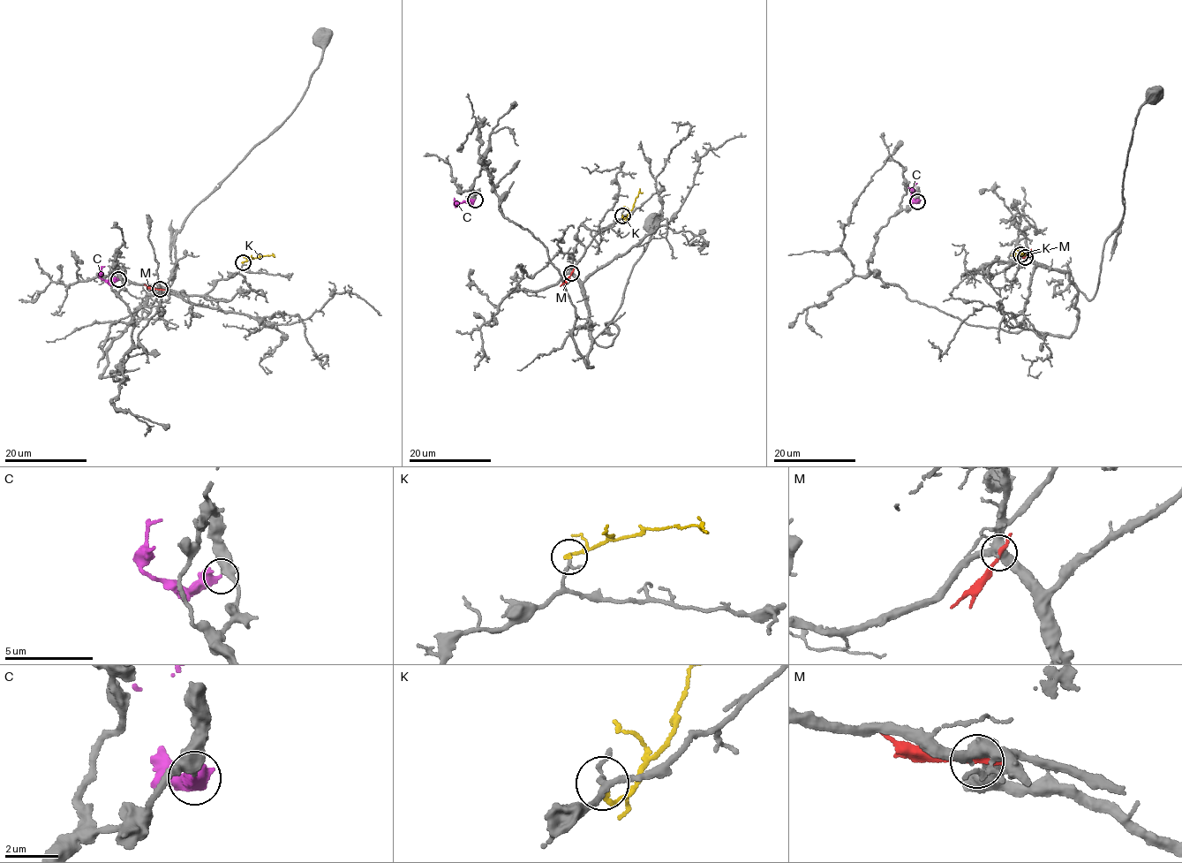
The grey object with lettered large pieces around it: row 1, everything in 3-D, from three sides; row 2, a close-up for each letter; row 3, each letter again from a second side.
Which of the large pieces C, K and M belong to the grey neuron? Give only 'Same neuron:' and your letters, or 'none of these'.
Same neuron: K

